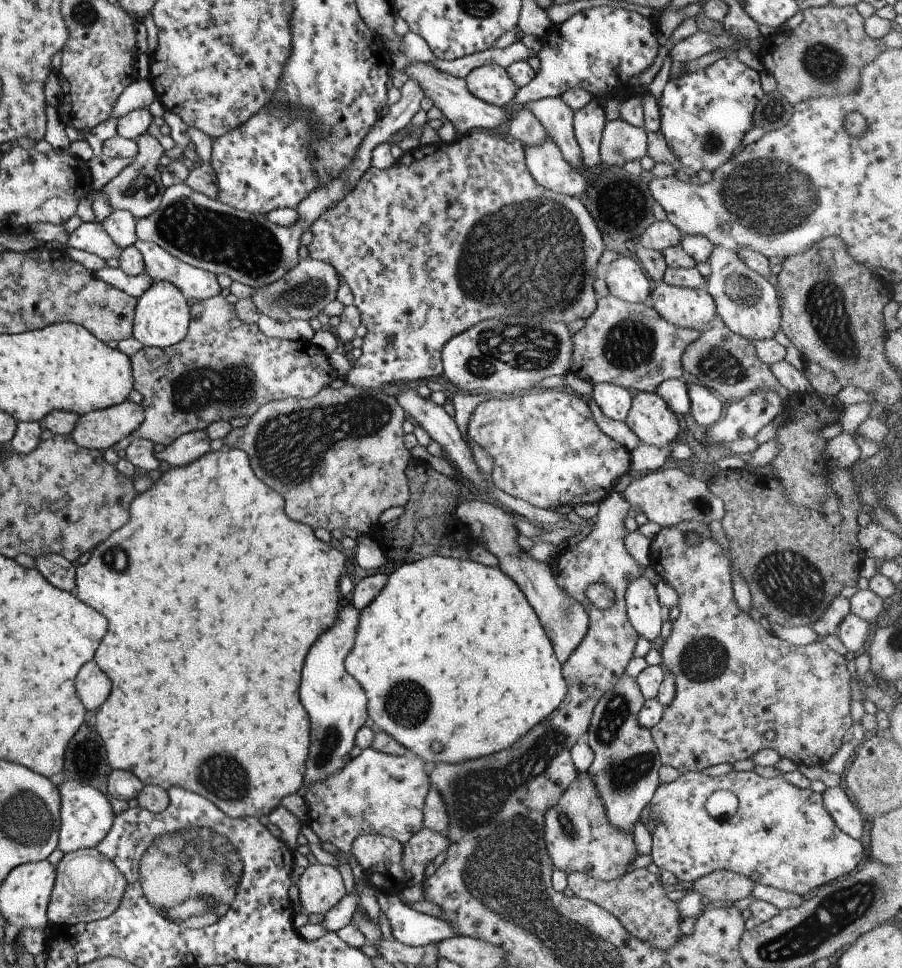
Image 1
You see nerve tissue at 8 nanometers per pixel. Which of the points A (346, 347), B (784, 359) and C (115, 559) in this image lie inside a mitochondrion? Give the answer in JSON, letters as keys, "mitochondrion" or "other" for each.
{"A":"other","B":"other","C":"mitochondrion"}

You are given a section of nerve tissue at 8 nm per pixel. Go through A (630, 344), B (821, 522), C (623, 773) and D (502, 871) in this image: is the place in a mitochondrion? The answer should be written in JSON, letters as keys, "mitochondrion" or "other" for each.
{"A":"mitochondrion","B":"other","C":"mitochondrion","D":"mitochondrion"}

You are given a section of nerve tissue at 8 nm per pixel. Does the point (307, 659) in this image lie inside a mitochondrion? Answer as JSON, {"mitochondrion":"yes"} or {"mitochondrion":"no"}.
{"mitochondrion":"no"}

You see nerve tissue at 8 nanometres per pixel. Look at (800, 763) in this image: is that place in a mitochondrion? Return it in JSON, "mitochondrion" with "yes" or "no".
{"mitochondrion":"no"}

